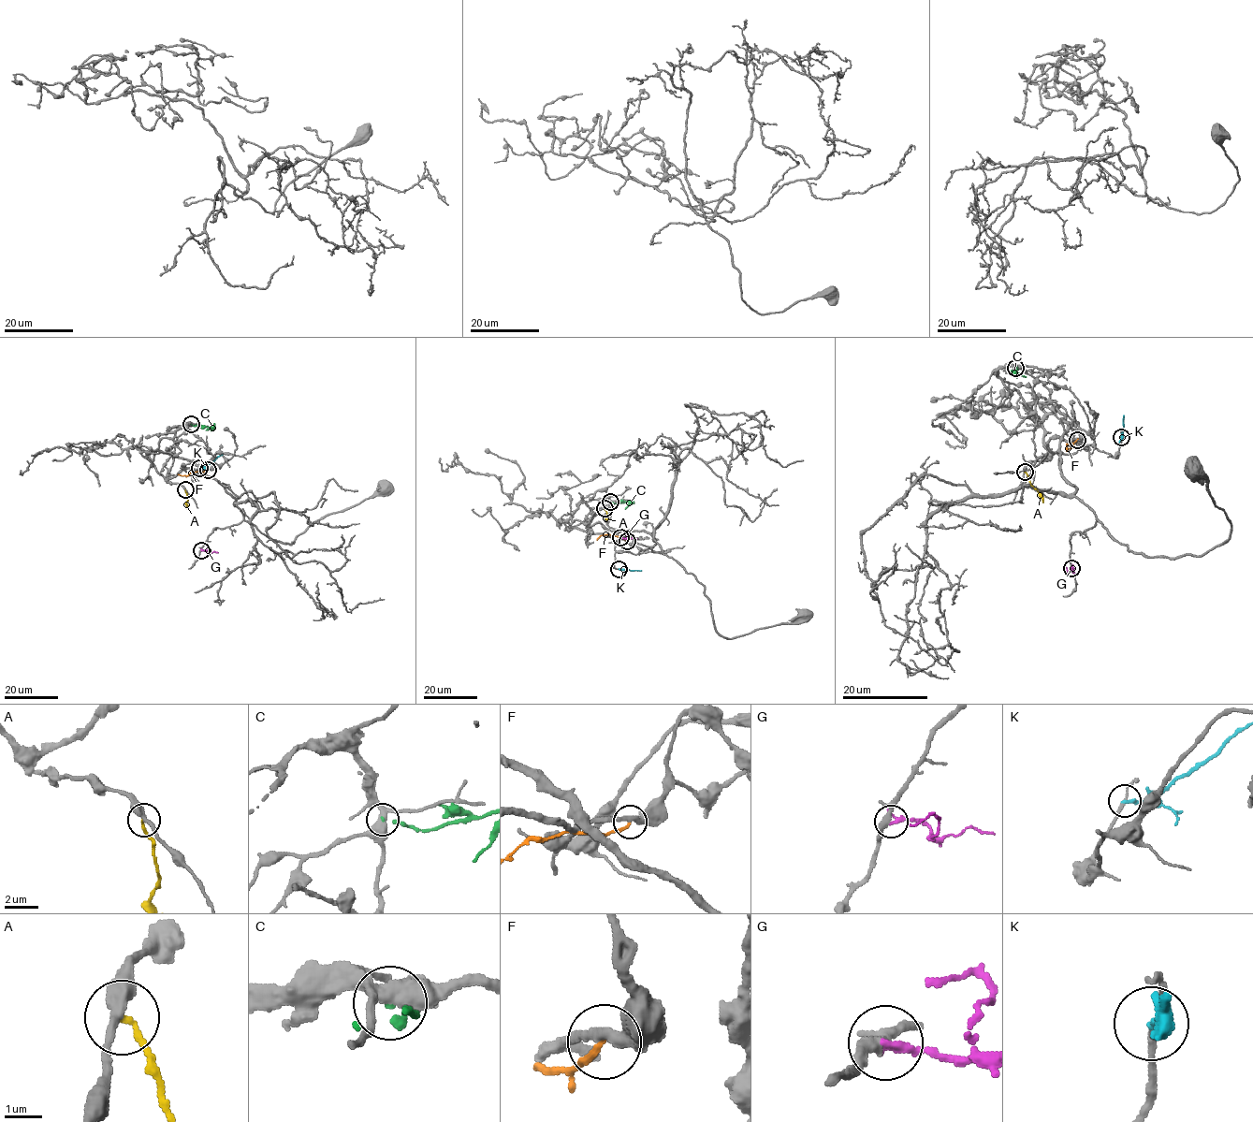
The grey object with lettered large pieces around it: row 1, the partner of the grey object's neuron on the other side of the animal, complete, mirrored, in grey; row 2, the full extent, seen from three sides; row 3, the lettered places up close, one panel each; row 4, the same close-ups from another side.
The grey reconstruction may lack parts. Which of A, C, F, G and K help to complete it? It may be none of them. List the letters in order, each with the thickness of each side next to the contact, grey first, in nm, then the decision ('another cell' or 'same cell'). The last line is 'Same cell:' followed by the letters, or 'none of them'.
A: calibres 340 and 170 nm; another cell
C: calibres 420 and 140 nm; another cell
F: calibres 280 and 180 nm; another cell
G: calibres 240 and 240 nm; another cell
K: calibres 150 and 220 nm; another cell
Same cell: none of them

